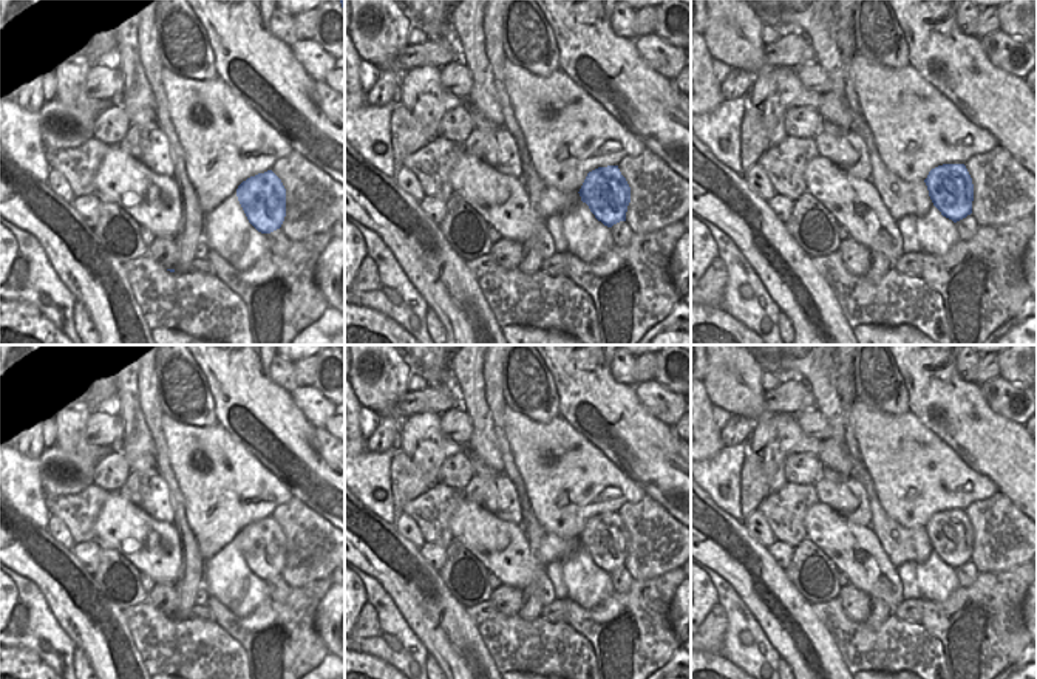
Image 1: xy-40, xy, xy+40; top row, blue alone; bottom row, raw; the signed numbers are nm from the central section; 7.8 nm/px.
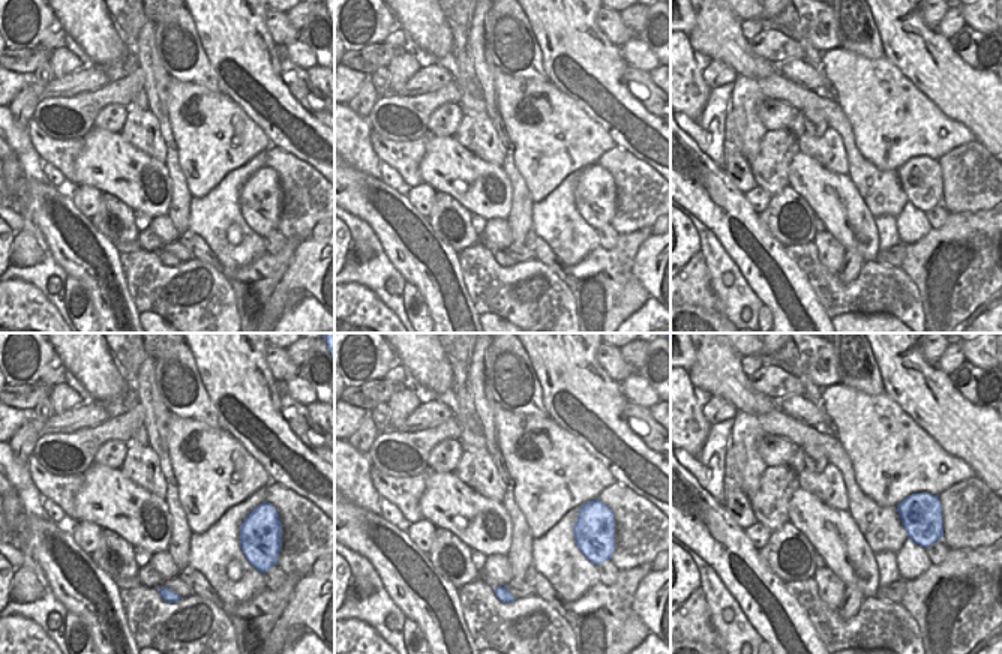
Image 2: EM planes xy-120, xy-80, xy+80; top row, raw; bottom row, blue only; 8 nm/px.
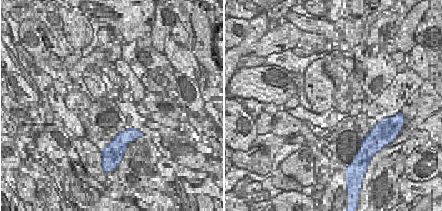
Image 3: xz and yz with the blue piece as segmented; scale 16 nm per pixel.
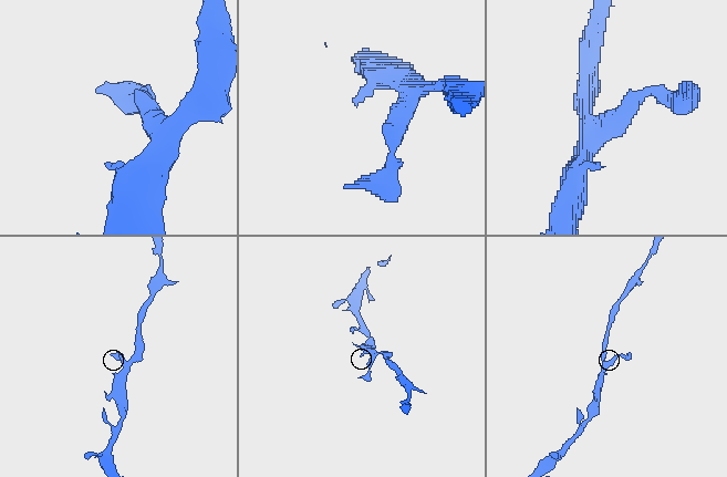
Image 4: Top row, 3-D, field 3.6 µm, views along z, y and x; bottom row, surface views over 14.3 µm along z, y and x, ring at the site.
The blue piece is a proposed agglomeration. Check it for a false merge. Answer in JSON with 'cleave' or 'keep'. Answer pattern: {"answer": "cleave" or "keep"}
{"answer": "keep"}

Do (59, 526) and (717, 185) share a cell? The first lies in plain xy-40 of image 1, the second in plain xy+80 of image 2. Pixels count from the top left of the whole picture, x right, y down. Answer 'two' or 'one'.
two

